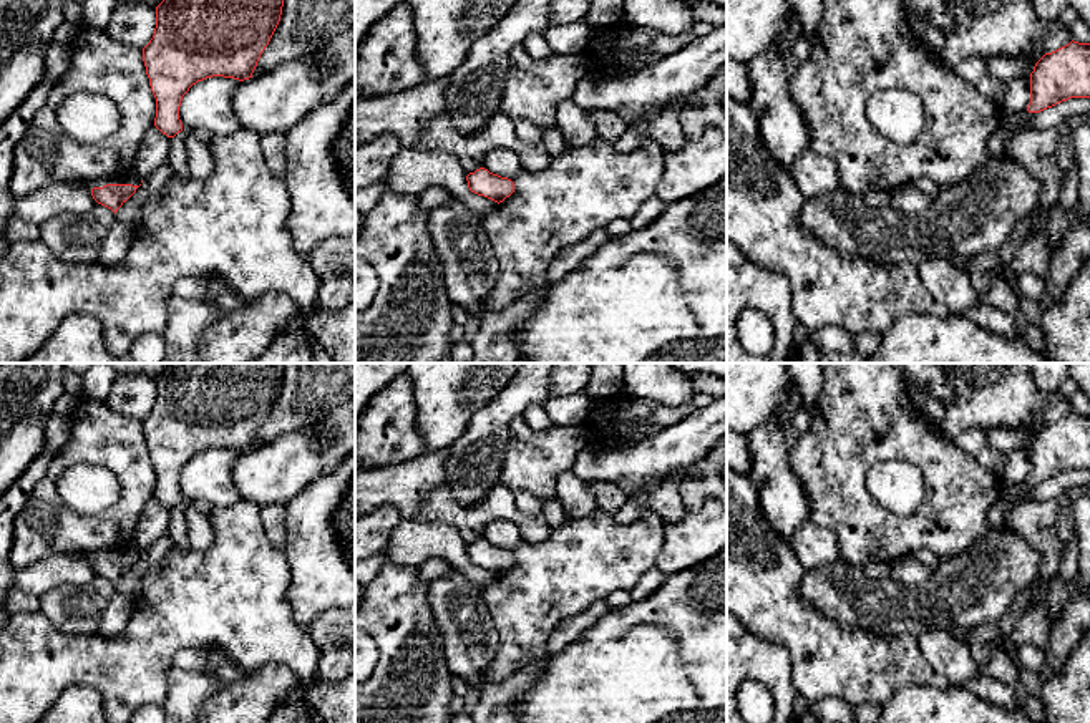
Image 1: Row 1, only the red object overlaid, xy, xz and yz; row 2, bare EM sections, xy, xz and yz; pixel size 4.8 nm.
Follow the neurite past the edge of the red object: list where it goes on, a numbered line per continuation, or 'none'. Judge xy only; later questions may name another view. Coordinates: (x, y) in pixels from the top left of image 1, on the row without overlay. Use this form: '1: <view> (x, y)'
1: xy (98, 554)

